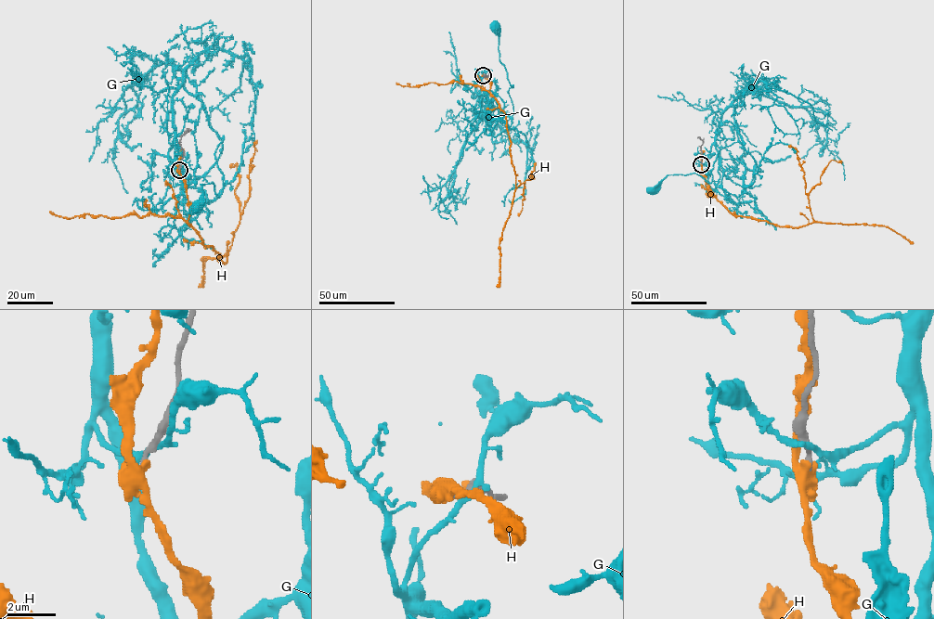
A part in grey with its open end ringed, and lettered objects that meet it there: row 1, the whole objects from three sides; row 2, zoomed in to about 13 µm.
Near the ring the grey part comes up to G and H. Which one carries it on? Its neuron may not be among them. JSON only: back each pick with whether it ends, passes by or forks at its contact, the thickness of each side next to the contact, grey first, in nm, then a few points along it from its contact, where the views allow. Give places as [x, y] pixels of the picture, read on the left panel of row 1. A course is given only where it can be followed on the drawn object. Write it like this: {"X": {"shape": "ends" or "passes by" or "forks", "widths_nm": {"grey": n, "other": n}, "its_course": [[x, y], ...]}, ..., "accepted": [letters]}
{"accepted": []}

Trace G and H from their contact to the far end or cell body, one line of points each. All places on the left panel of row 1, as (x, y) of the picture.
G: (180, 167), (173, 97), (183, 83), (224, 136), (214, 154), (223, 189), (201, 184), (196, 206)
H: (179, 169), (188, 222), (218, 253), (219, 261), (225, 263), (227, 255), (203, 259), (199, 287)

